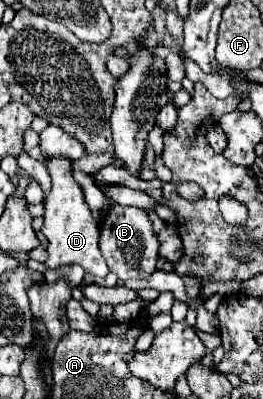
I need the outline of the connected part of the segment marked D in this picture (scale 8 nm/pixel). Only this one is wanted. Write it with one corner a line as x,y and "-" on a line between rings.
56,156
50,158
48,162
48,174
52,178
52,190
44,202
44,226
42,234
48,238
48,258
46,258
46,268
58,268
66,264
80,264
88,274
104,278
108,274
108,266
104,264
104,258
100,254
98,246
98,224
84,202
84,194
80,184
72,178
72,166
68,158

